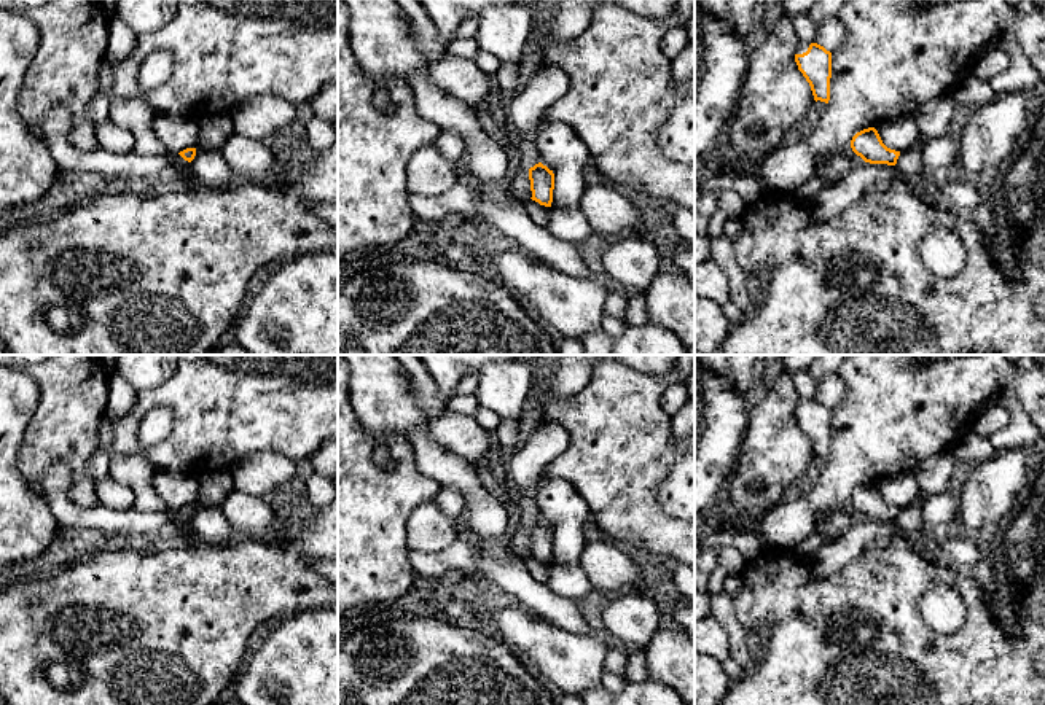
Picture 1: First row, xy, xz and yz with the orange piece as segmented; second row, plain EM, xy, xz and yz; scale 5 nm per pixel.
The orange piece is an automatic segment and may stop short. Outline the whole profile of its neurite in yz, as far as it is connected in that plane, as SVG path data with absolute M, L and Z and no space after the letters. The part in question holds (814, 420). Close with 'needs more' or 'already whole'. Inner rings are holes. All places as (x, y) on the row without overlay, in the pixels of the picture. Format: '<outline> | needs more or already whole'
M800 398L795 407L795 419L811 442L814 457L828 460L832 434L832 409L824 403Z | needs more

